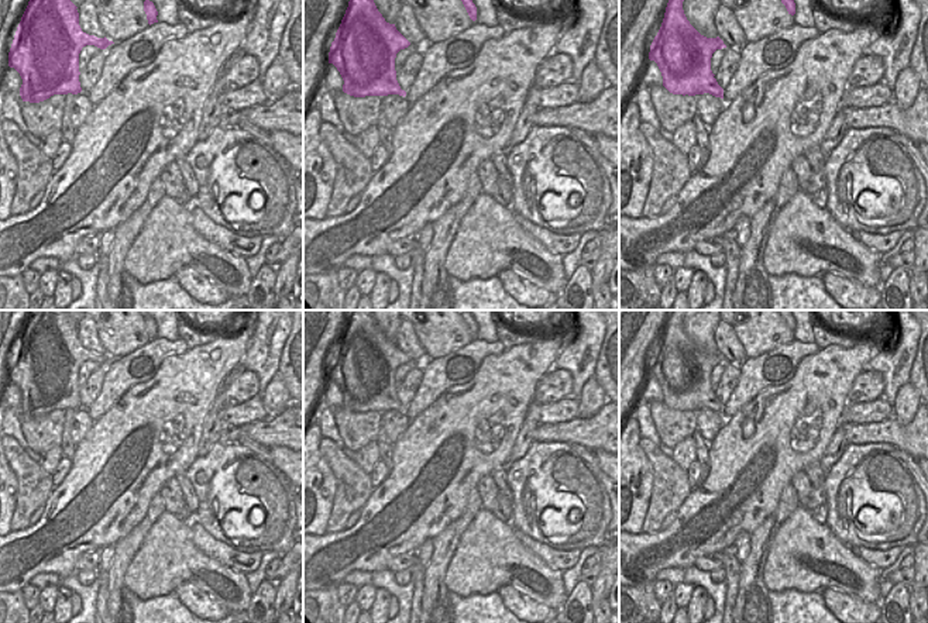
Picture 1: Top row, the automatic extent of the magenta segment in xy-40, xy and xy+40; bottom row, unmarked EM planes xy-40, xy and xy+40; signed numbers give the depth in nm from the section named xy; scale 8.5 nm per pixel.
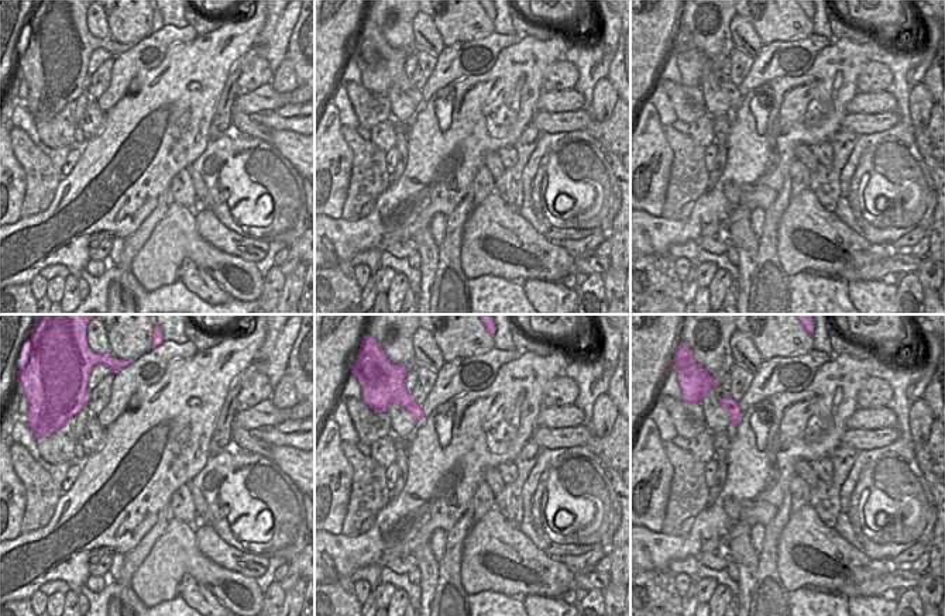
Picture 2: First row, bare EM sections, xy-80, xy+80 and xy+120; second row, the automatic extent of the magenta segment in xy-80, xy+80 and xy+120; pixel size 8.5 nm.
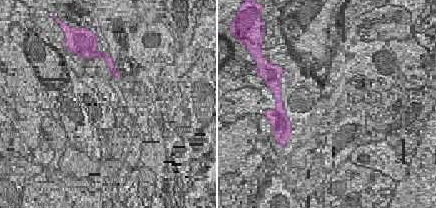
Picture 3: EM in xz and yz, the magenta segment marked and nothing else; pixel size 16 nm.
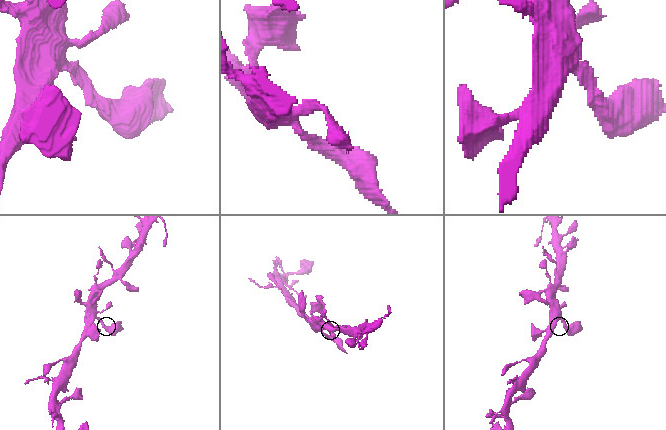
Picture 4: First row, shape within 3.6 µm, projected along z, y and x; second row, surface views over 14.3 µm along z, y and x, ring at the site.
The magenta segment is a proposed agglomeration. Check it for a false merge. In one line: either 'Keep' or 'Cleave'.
Keep

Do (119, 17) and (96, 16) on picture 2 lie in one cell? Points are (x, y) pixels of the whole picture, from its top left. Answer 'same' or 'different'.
different

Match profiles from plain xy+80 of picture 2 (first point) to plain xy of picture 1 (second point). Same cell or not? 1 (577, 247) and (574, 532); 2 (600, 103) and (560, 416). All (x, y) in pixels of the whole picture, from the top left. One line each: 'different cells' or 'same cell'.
1: different cells
2: different cells

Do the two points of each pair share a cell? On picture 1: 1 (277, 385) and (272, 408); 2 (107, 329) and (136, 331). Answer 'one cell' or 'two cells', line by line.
1: one cell
2: one cell

